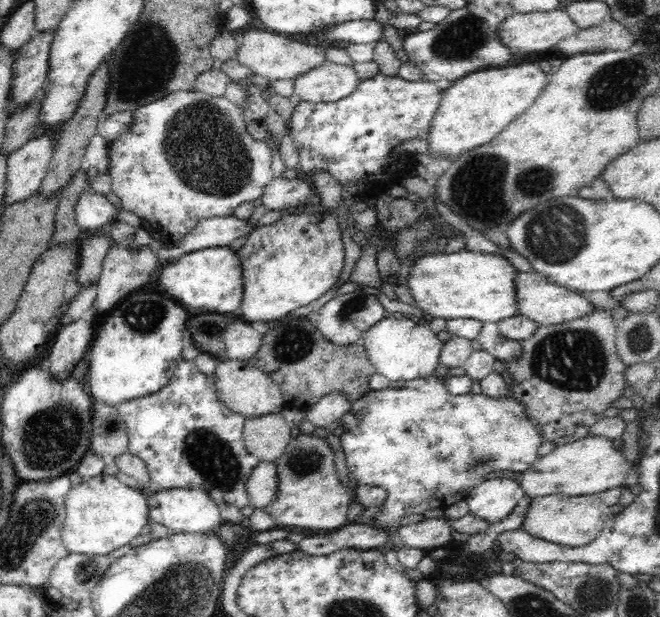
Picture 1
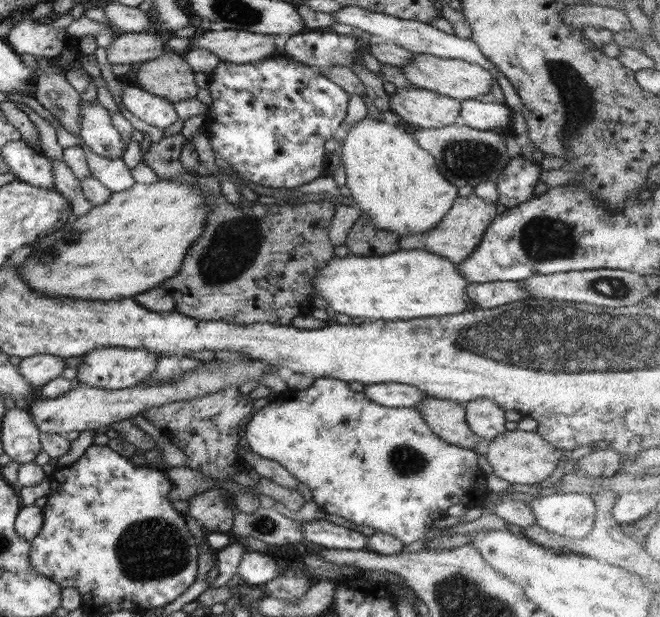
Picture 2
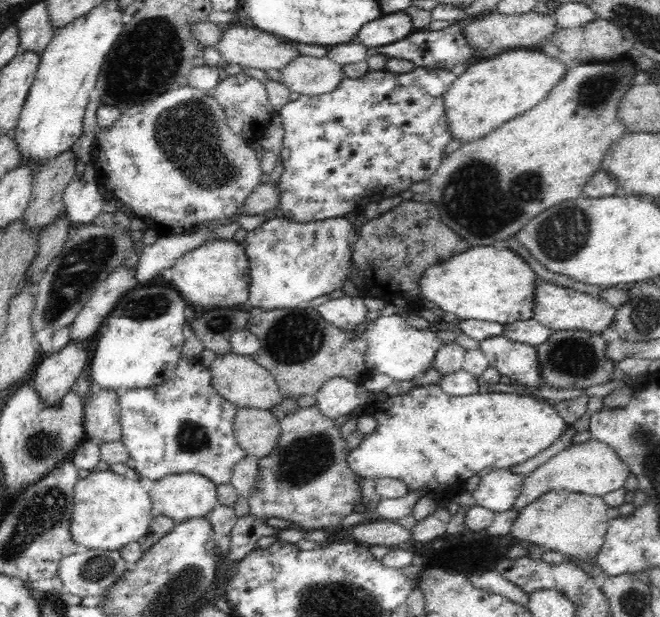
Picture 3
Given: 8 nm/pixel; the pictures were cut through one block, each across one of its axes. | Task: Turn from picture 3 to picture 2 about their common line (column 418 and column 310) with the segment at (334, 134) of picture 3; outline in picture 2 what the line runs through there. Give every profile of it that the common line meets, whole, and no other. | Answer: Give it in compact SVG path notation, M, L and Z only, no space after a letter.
M284 57L248 64L220 61L210 75L213 101L204 128L215 156L232 164L236 174L260 186L298 188L327 173L324 144L346 118L348 92L312 67Z

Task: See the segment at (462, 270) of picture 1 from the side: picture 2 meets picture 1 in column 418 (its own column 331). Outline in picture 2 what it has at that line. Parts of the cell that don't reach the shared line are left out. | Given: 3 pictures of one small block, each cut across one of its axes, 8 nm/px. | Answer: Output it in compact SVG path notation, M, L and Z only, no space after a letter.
M401 250L382 256L360 256L347 254L345 257L332 257L312 280L314 294L328 301L329 307L338 314L366 320L413 320L427 317L448 316L470 312L466 290L468 283L460 275L457 264L424 250Z

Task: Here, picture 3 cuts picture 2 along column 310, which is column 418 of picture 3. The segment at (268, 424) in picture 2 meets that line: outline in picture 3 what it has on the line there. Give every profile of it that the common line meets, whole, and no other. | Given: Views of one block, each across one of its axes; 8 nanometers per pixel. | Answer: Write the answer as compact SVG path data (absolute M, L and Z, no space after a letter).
M439 384L412 385L405 394L385 395L367 402L364 415L374 417L378 426L371 435L362 434L358 447L347 454L349 467L362 479L388 477L402 480L408 485L409 492L424 487L433 491L441 485L447 485L452 491L461 488L465 480L484 468L509 469L522 464L554 444L569 428L558 410L548 403L536 401L534 397L504 393L497 388L470 396L448 396Z

